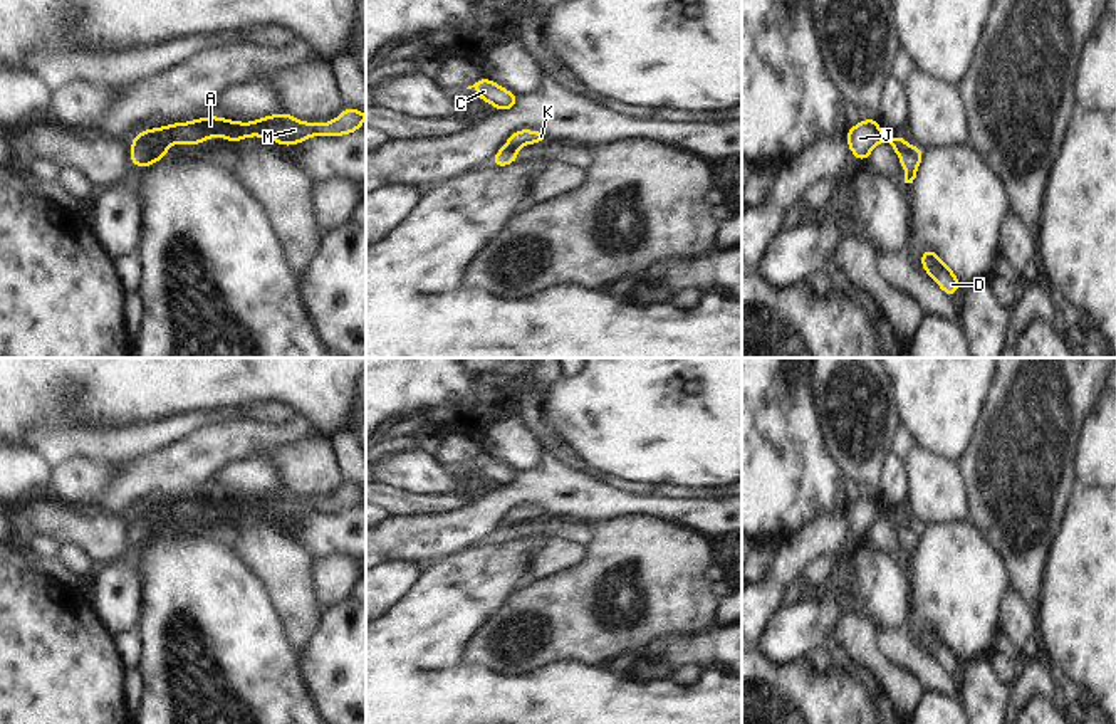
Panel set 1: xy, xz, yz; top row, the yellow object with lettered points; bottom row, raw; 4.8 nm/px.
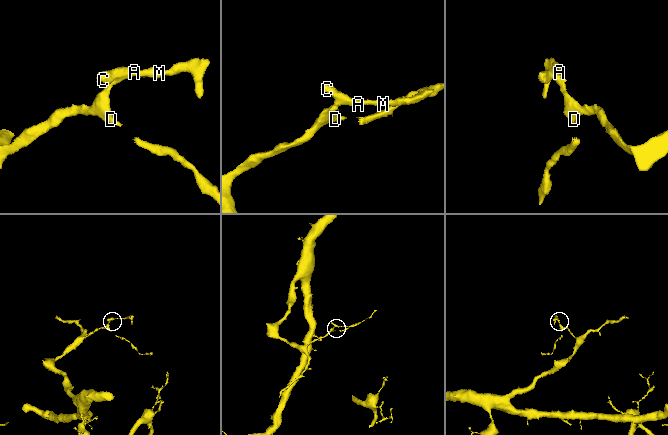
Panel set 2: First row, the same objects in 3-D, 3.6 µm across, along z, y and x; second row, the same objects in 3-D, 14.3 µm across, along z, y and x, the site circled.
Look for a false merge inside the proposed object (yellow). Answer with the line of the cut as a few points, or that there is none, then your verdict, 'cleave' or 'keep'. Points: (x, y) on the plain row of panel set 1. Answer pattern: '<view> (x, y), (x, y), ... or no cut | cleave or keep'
no cut | keep

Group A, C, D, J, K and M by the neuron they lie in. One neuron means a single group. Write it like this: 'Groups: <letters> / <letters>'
Groups: A C D J K M.

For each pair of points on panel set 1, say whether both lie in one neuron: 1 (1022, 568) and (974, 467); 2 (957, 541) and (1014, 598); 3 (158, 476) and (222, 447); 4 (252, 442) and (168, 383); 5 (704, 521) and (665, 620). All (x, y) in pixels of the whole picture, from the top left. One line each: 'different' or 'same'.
1: same
2: different
3: same
4: different
5: different

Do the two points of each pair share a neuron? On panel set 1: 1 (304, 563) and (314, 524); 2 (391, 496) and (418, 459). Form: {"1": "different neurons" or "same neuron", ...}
{"1": "different neurons", "2": "different neurons"}

